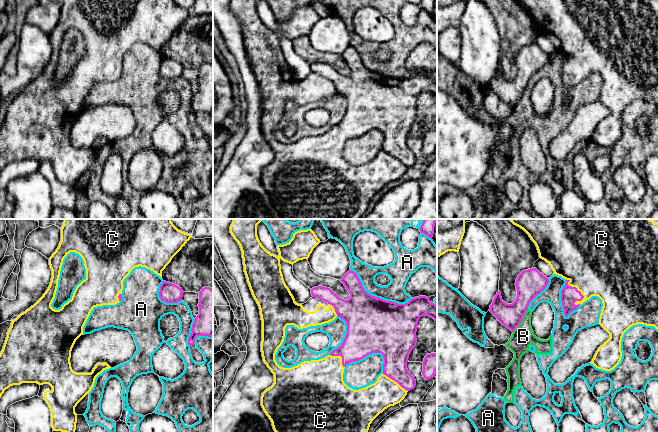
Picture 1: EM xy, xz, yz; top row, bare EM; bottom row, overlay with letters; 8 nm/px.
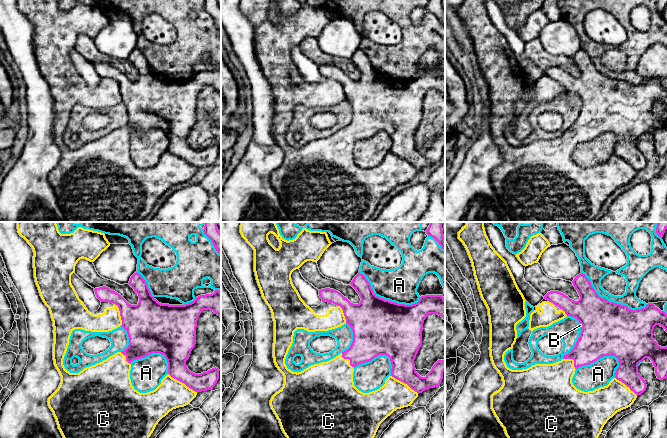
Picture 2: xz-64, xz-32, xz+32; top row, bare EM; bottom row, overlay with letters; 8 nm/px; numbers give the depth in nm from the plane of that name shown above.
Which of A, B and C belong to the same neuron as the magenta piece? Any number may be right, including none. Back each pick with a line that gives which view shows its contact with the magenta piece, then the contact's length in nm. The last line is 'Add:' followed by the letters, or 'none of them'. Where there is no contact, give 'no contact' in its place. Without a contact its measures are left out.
C: yz | 240 nm
Add: C

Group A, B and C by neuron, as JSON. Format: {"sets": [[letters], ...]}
{"sets": [["A", "B"], ["C"]]}

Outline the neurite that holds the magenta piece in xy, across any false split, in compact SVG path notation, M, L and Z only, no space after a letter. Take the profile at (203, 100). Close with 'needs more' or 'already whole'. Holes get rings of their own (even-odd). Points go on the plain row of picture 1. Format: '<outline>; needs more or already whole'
M204 63L199 68L199 90L194 95L192 109L188 114L189 122L195 119L197 112L213 112L213 65Z; already whole

